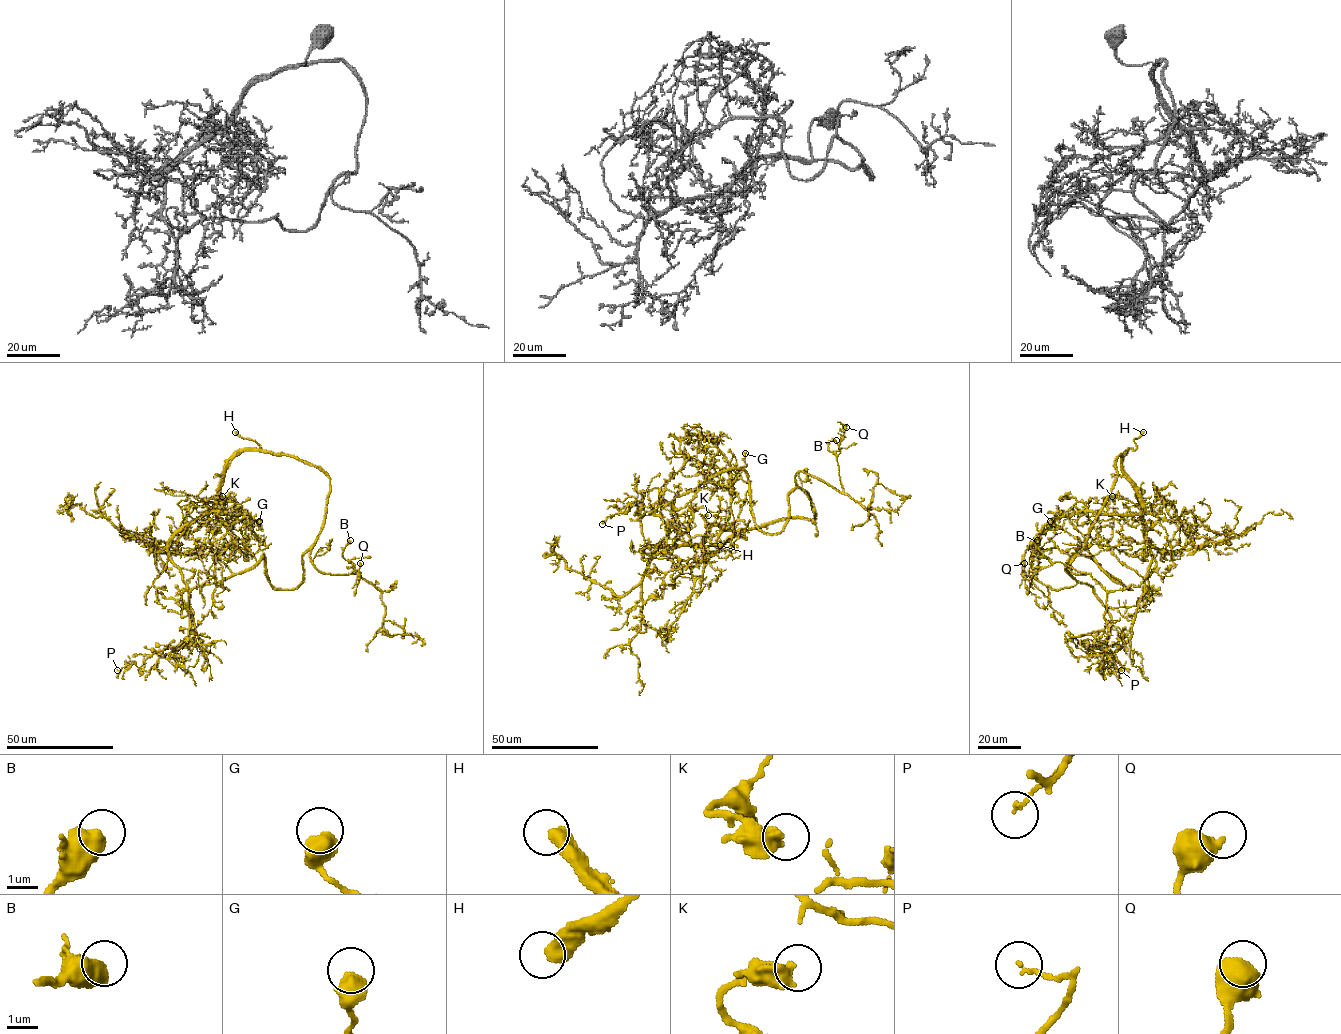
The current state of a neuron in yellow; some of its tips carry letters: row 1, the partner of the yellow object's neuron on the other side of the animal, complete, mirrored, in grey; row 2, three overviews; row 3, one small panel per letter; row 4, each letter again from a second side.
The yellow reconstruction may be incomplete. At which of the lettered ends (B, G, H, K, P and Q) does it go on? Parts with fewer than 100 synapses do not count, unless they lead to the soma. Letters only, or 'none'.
H

